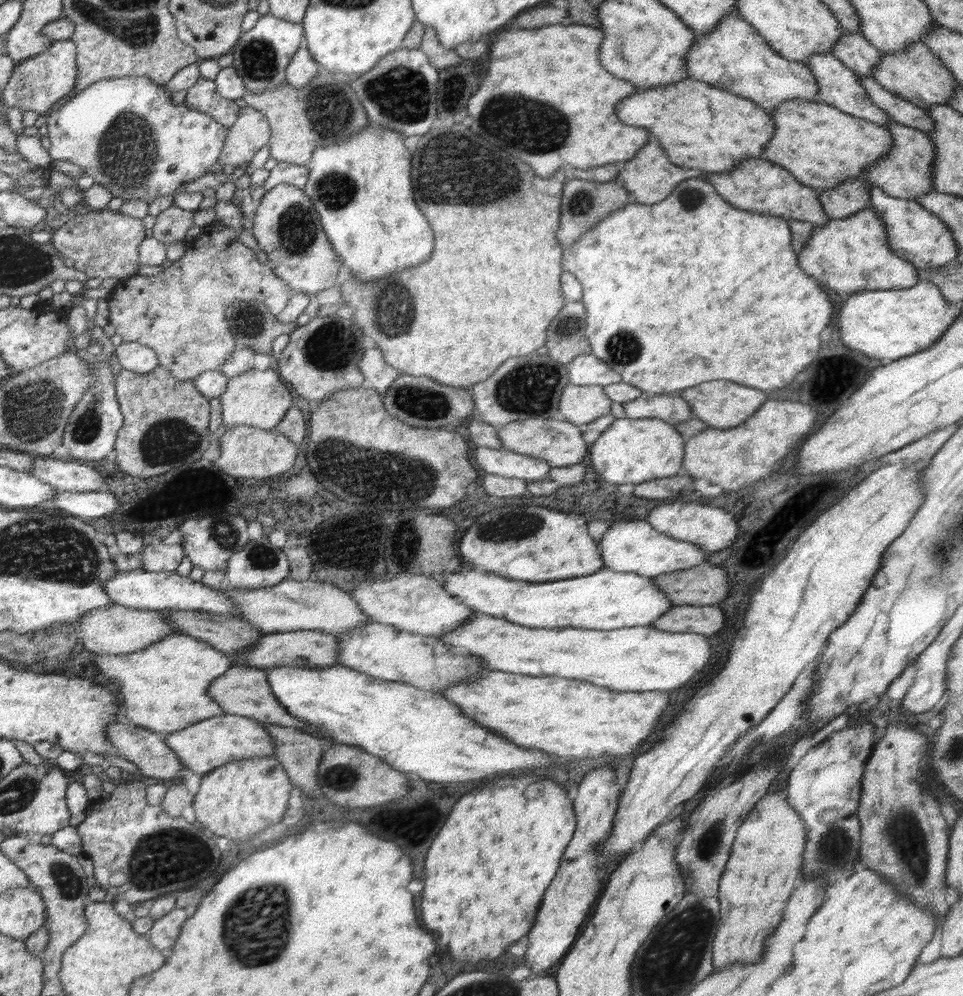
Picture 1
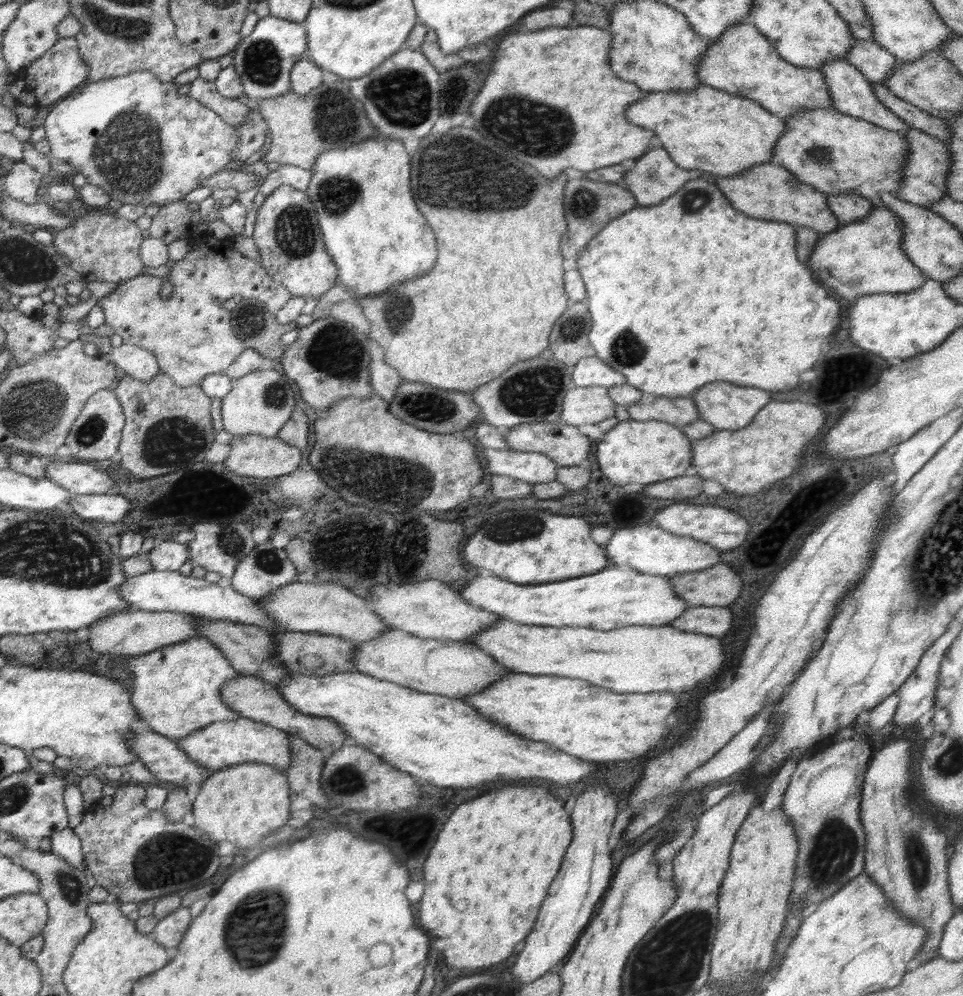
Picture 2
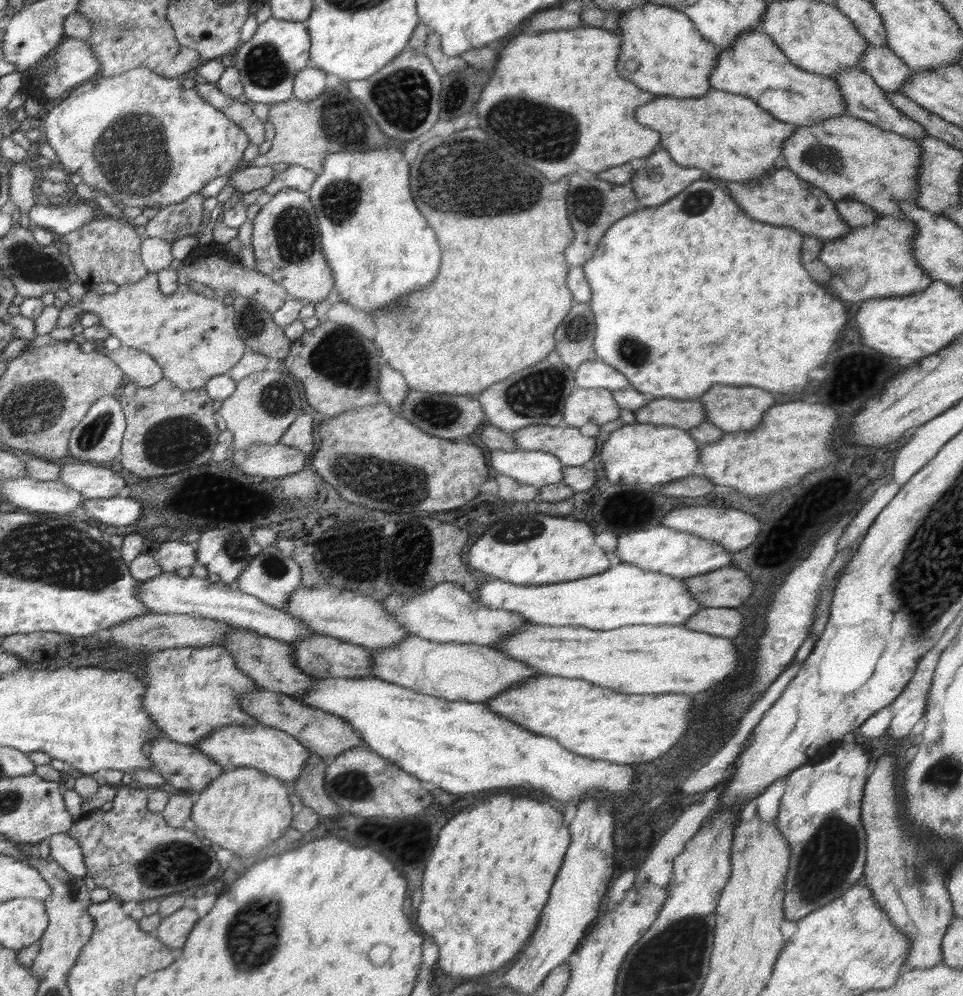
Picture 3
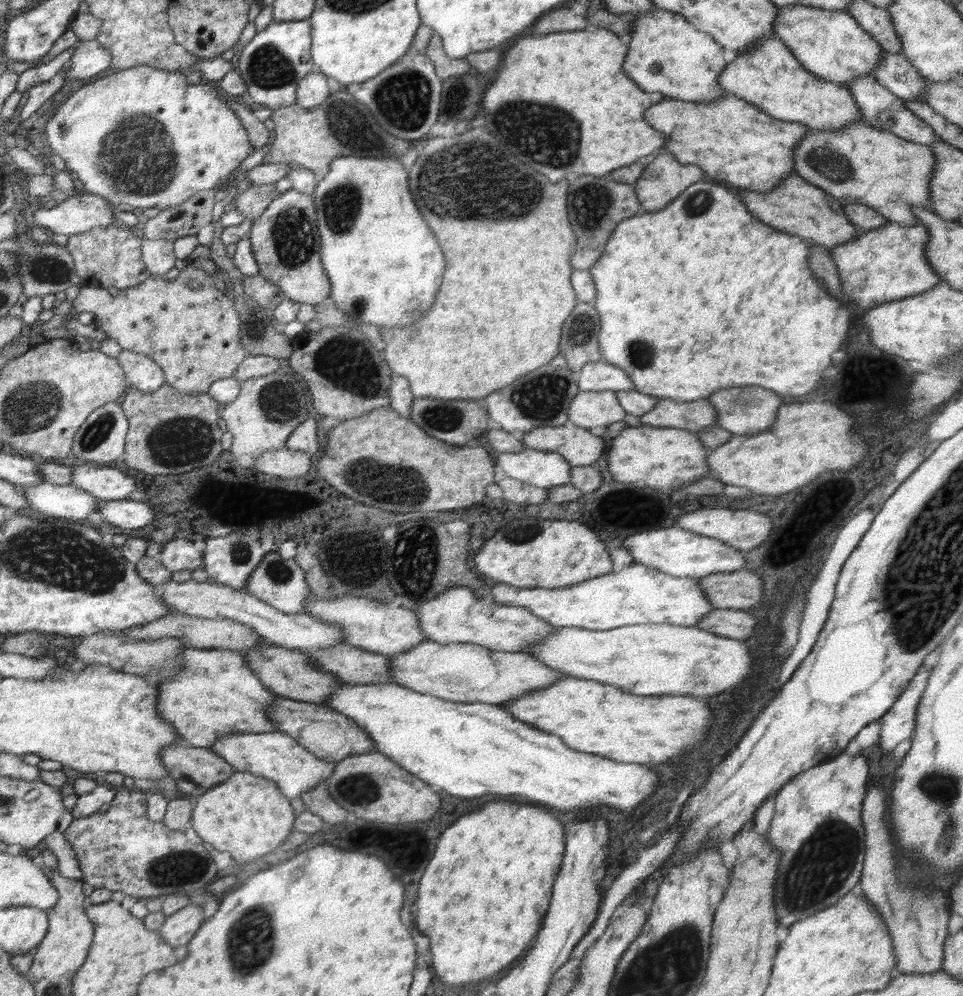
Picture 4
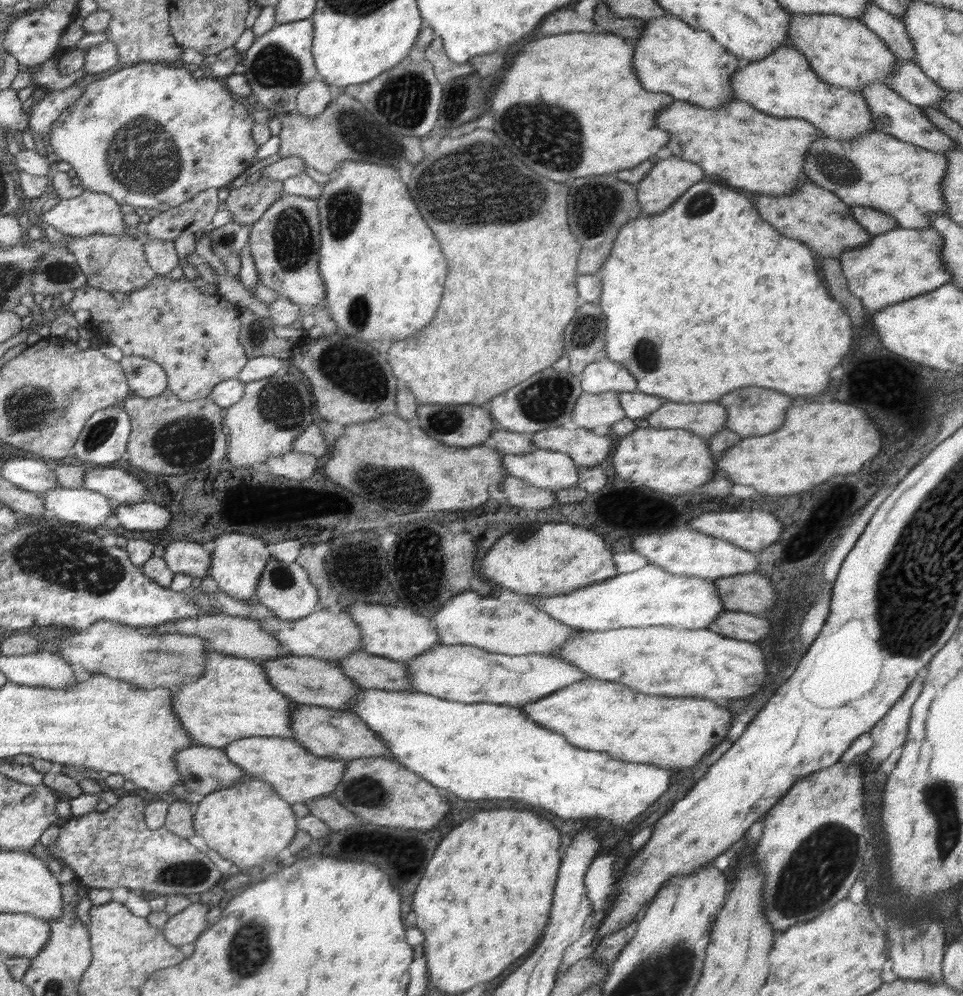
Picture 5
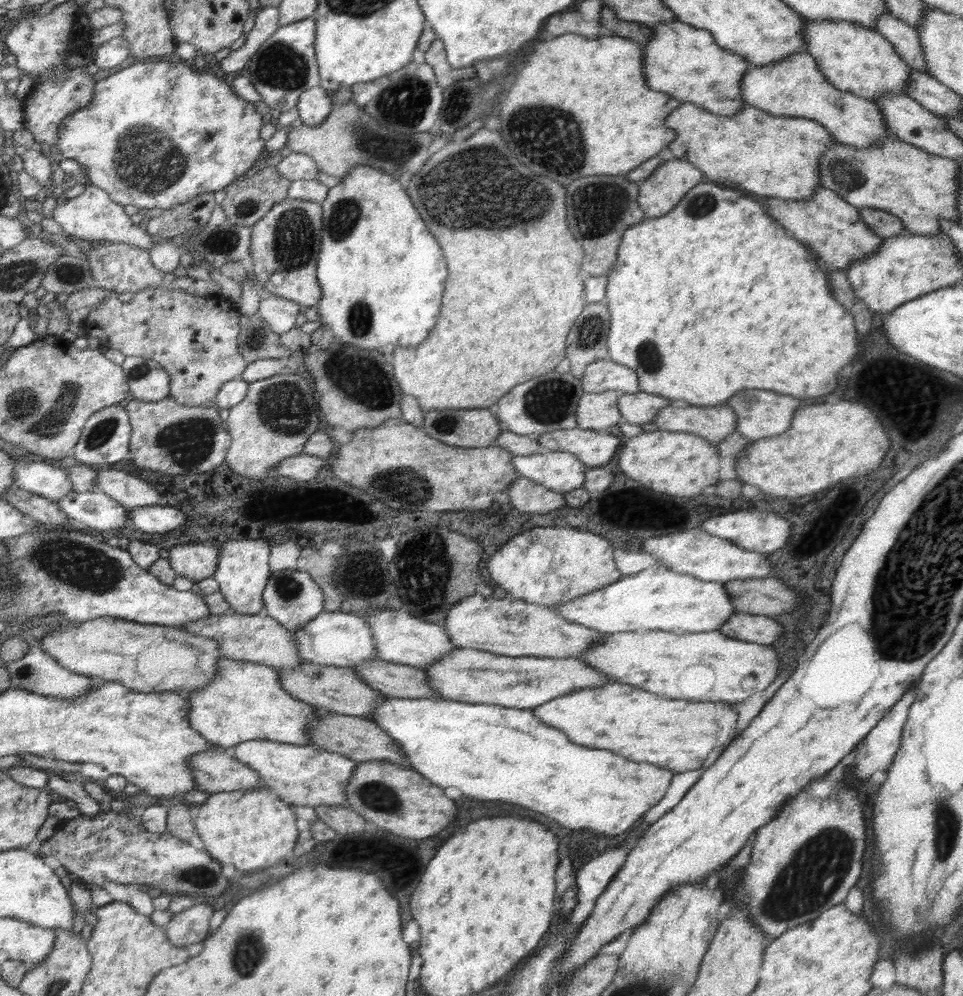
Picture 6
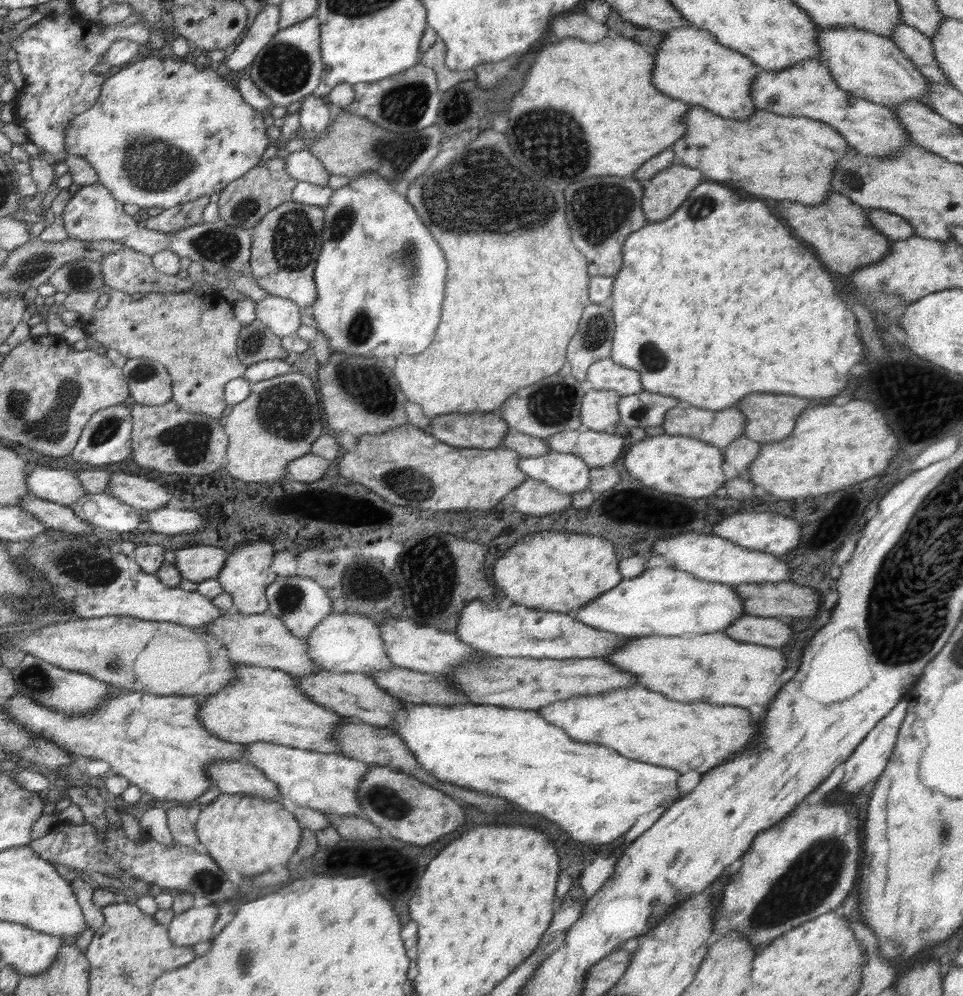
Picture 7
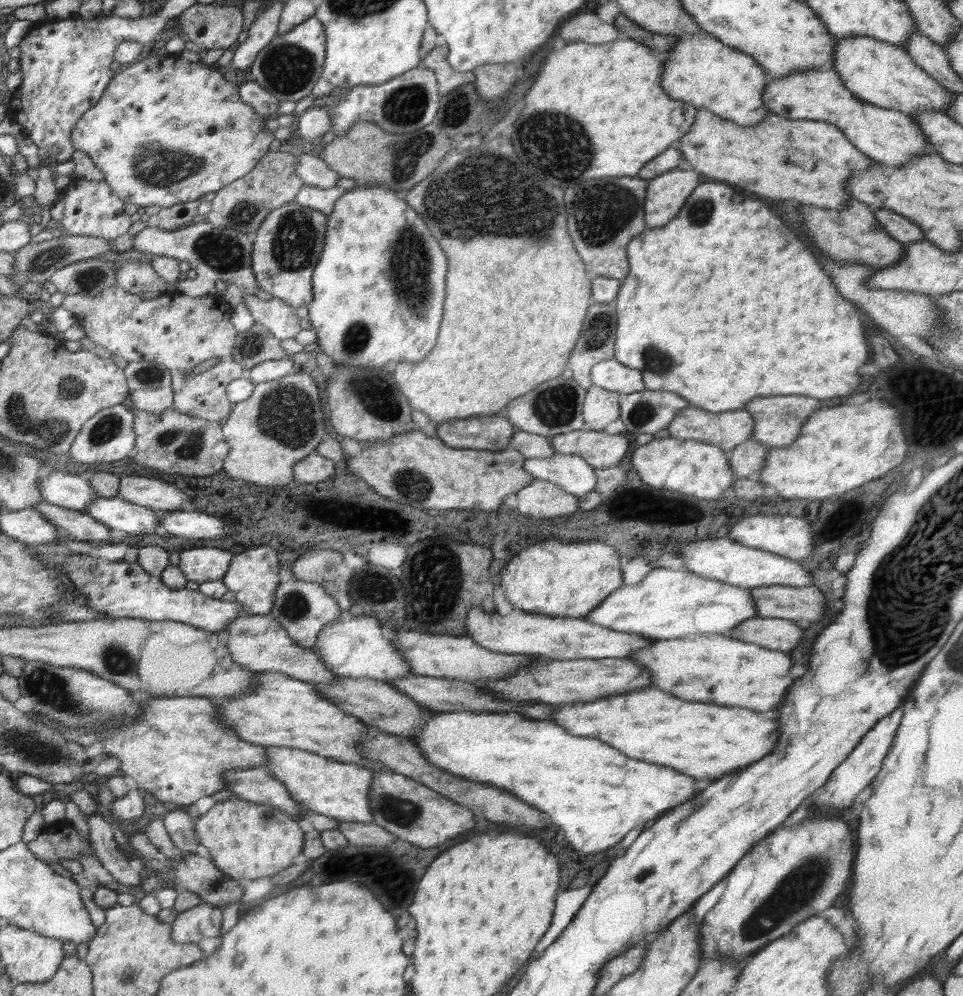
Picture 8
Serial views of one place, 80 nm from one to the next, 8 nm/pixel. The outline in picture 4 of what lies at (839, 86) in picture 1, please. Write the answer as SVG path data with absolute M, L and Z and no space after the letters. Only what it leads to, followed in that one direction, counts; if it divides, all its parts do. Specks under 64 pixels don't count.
M873 74L864 77L858 77L844 84L850 91L855 103L859 106L861 112L861 120L876 130L885 131L898 138L906 141L912 141L921 145L932 146L935 142L940 142L942 139L932 131L921 118L912 114L903 103L903 99L898 98L895 94L888 92L876 79Z

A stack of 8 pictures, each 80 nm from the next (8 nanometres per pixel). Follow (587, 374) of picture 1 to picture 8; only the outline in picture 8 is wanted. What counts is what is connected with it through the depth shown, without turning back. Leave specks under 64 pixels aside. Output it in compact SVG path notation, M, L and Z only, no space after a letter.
M615 357L594 366L591 384L624 394L642 392L646 388L642 371L624 366Z

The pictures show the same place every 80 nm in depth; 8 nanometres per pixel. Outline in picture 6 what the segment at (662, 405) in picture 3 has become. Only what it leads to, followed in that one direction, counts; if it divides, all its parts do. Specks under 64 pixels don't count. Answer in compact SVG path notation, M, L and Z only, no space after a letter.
M684 403L668 405L654 418L661 431L700 435L717 445L738 428L738 415L727 404L698 406Z

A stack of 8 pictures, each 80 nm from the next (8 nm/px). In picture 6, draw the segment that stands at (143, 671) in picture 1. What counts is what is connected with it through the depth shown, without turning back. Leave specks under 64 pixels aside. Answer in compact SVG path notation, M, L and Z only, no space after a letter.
M228 657L217 659L217 670L208 684L207 688L190 692L190 725L199 731L208 742L214 742L217 746L222 746L225 750L231 749L241 742L255 741L256 739L270 739L276 742L283 742L298 746L311 746L310 725L315 725L315 720L322 717L325 711L302 699L295 698L282 686L279 669L275 667L261 665L250 661L239 661Z

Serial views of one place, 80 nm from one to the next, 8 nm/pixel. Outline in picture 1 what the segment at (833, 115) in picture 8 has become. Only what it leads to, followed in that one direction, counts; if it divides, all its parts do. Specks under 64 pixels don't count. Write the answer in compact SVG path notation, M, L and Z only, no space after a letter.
M737 14L724 16L720 26L716 26L716 30L712 30L705 38L699 36L687 52L687 68L691 79L752 99L768 112L792 99L816 101L818 85L808 66L780 56L749 22Z

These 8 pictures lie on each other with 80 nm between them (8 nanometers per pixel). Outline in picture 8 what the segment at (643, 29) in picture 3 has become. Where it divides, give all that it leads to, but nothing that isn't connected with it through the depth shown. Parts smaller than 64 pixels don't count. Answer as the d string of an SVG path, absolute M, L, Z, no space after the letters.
M704 31L702 34L684 34L678 37L678 41L666 53L662 89L668 90L672 98L691 102L698 109L711 110L720 115L720 118L742 126L759 124L768 115L774 115L764 105L764 92L770 77L766 68L751 55L726 46Z

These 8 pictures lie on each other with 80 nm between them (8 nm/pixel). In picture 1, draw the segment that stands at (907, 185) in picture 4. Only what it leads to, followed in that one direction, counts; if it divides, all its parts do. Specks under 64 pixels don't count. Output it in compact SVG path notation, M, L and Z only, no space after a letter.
M792 99L779 104L768 112L773 120L774 136L770 138L762 158L784 167L794 178L803 185L811 186L816 190L828 190L838 186L846 179L860 179L868 188L874 187L865 180L863 172L882 158L892 146L892 135L886 126L869 120L858 118L834 106L820 102L802 99Z

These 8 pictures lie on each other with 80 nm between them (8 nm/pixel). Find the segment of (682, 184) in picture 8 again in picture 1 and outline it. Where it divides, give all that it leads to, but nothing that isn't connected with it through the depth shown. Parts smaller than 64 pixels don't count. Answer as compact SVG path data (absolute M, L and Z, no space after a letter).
M648 144L644 150L640 150L640 154L636 154L636 158L626 162L615 180L629 191L632 191L636 203L653 205L664 200L672 192L672 189L683 180L696 178L702 173L704 172L699 168L674 166L671 159L666 156L663 148L660 148L658 144Z

